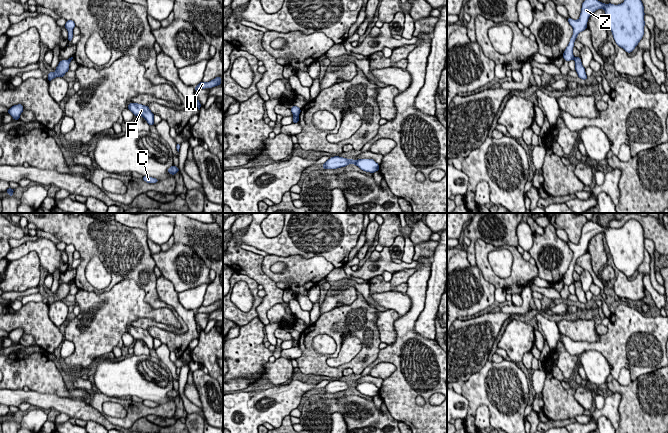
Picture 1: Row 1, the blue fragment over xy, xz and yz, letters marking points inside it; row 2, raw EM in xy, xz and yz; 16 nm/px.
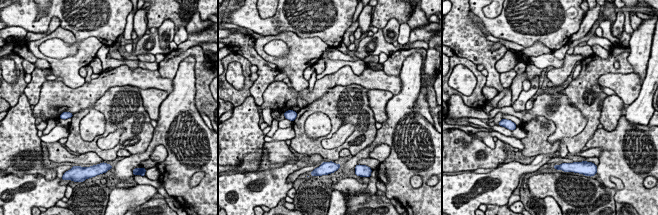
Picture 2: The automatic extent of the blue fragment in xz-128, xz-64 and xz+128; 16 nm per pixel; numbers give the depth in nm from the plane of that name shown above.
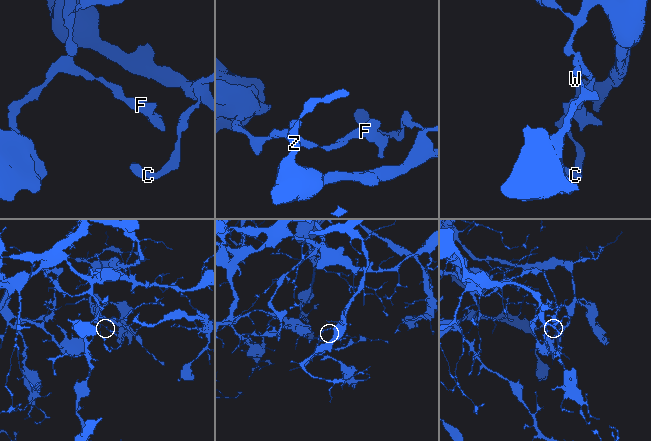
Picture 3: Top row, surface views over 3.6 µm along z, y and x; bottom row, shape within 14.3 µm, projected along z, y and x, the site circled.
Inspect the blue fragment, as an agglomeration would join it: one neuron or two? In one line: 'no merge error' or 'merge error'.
merge error

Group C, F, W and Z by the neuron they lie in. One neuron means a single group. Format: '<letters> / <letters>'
C W Z / F

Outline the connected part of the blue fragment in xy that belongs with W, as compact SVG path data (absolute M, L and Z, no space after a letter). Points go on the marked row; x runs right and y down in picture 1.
M216 77L215 79L211 80L210 82L200 82L195 88L195 92L199 89L205 88L212 88L215 86L221 85L221 77Z

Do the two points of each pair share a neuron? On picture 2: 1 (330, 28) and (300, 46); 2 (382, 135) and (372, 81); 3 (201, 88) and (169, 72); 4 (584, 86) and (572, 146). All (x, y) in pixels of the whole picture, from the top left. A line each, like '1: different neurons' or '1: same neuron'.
1: different neurons
2: different neurons
3: same neuron
4: same neuron

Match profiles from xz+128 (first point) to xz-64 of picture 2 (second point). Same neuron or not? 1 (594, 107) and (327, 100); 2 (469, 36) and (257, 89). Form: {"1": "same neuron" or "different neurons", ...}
{"1": "same neuron", "2": "same neuron"}

